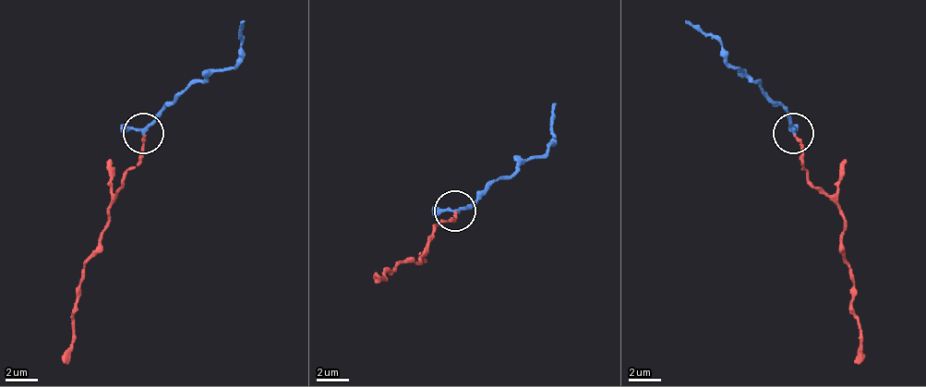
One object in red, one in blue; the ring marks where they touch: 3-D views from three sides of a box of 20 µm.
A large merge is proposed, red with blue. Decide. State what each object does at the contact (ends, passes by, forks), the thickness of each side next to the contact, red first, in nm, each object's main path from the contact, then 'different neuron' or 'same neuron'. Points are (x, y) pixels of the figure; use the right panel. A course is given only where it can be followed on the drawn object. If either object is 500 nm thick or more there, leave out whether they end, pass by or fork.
red ends there; blue passes by; 160 nm thick on the red side, 190 nm on the other; red runs (792, 134), (808, 178), (845, 219), (841, 247), (848, 264), (861, 332), (857, 366); blue runs (792, 134), (792, 117), (686, 19); same neuron

